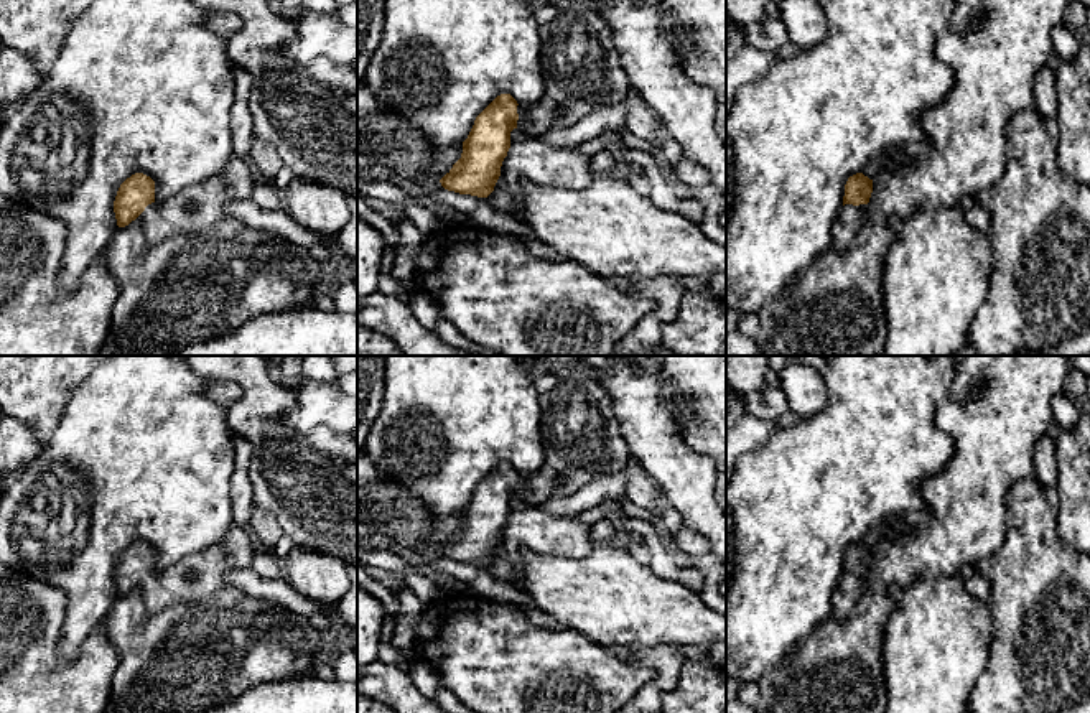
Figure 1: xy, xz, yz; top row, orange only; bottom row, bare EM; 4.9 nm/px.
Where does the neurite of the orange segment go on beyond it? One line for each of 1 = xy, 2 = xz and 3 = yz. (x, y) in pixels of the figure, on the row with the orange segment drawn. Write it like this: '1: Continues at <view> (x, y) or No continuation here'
1: Continues at xy (195, 209)
2: Continues at xz (582, 69)
3: Continues at yz (850, 218)

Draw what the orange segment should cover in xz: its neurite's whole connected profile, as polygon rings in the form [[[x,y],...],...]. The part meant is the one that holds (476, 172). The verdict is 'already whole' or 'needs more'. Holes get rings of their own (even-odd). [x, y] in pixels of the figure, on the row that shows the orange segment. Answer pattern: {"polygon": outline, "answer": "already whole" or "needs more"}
{"polygon": [[[565,0],[557,16],[538,26],[542,41],[543,94],[530,109],[510,94],[497,96],[474,120],[463,142],[461,158],[440,179],[448,191],[487,198],[501,176],[501,166],[510,148],[510,132],[520,128],[545,135],[553,128],[571,127],[606,105],[621,104],[631,86],[621,64],[608,23],[599,16],[594,0]]], "answer": "needs more"}

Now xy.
{"polygon": [[[231,156],[209,179],[184,188],[166,201],[155,199],[155,181],[135,173],[115,196],[114,212],[119,227],[138,221],[153,245],[183,234],[201,234],[222,219],[229,219],[231,201],[249,199],[257,181],[250,161]]], "answer": "needs more"}

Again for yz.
{"polygon": [[[856,173],[848,178],[845,184],[843,206],[833,222],[833,250],[846,249],[853,237],[859,232],[866,219],[871,193],[873,179],[863,173]]], "answer": "needs more"}

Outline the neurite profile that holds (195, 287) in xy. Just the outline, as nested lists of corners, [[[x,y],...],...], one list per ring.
[[[135,219],[117,229],[102,255],[119,285],[119,298],[99,356],[173,356],[191,344],[234,333],[262,315],[306,308],[308,300],[323,290],[323,262],[314,259],[308,247],[232,219],[222,219],[201,234],[175,235],[156,245],[147,240]]]

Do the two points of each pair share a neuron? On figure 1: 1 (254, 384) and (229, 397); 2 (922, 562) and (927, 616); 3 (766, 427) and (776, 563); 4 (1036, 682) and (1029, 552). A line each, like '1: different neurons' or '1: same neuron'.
1: different neurons
2: different neurons
3: different neurons
4: same neuron

